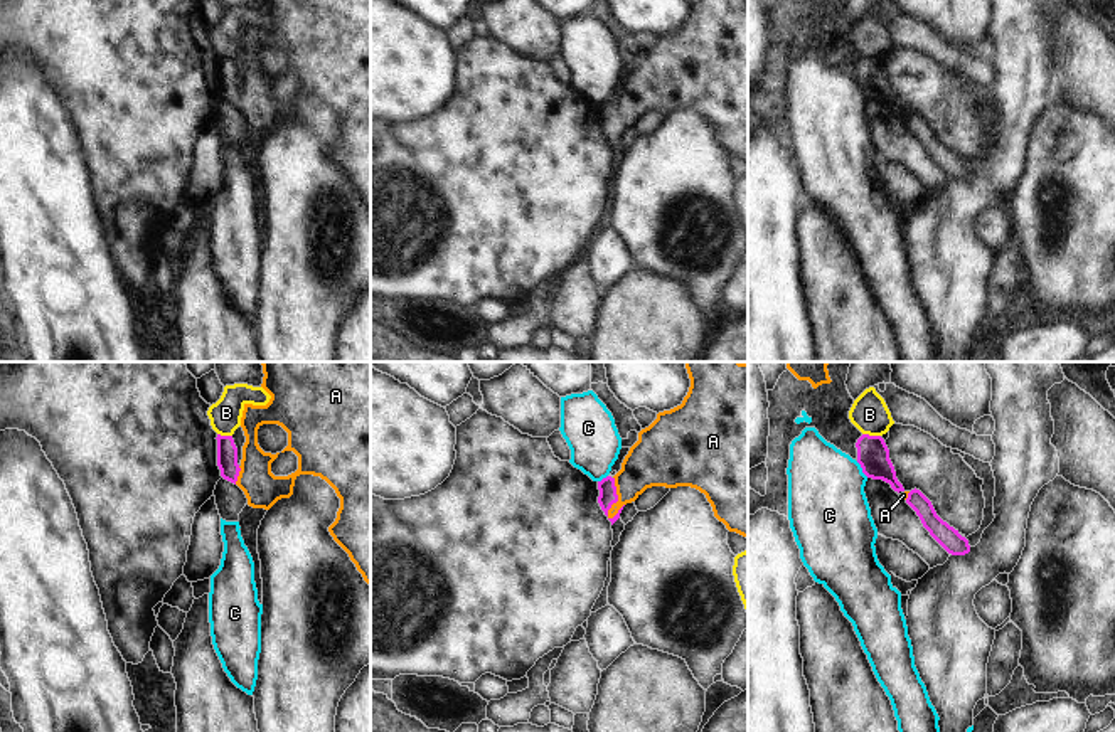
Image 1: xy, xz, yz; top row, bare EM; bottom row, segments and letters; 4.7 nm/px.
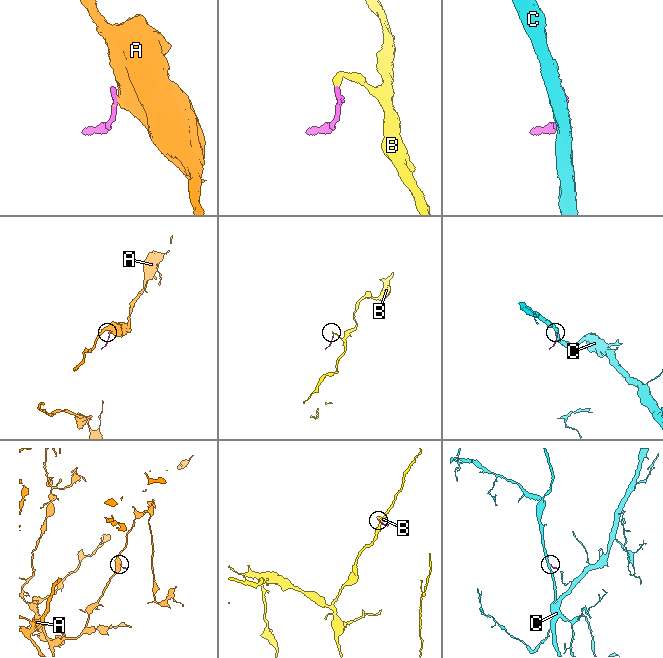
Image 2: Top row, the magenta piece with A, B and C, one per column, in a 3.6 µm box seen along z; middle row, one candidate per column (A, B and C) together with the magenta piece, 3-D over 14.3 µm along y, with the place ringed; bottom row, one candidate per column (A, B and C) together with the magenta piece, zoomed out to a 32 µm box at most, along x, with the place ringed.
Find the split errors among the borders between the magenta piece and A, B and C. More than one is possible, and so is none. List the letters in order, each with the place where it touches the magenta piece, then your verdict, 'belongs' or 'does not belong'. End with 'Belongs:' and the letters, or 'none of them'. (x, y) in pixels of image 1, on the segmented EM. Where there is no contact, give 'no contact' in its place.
A: contact xz (617, 498); belongs
B: contact yz (871, 436); does not belong
C: contact yz (863, 470); does not belong
Belongs: A

